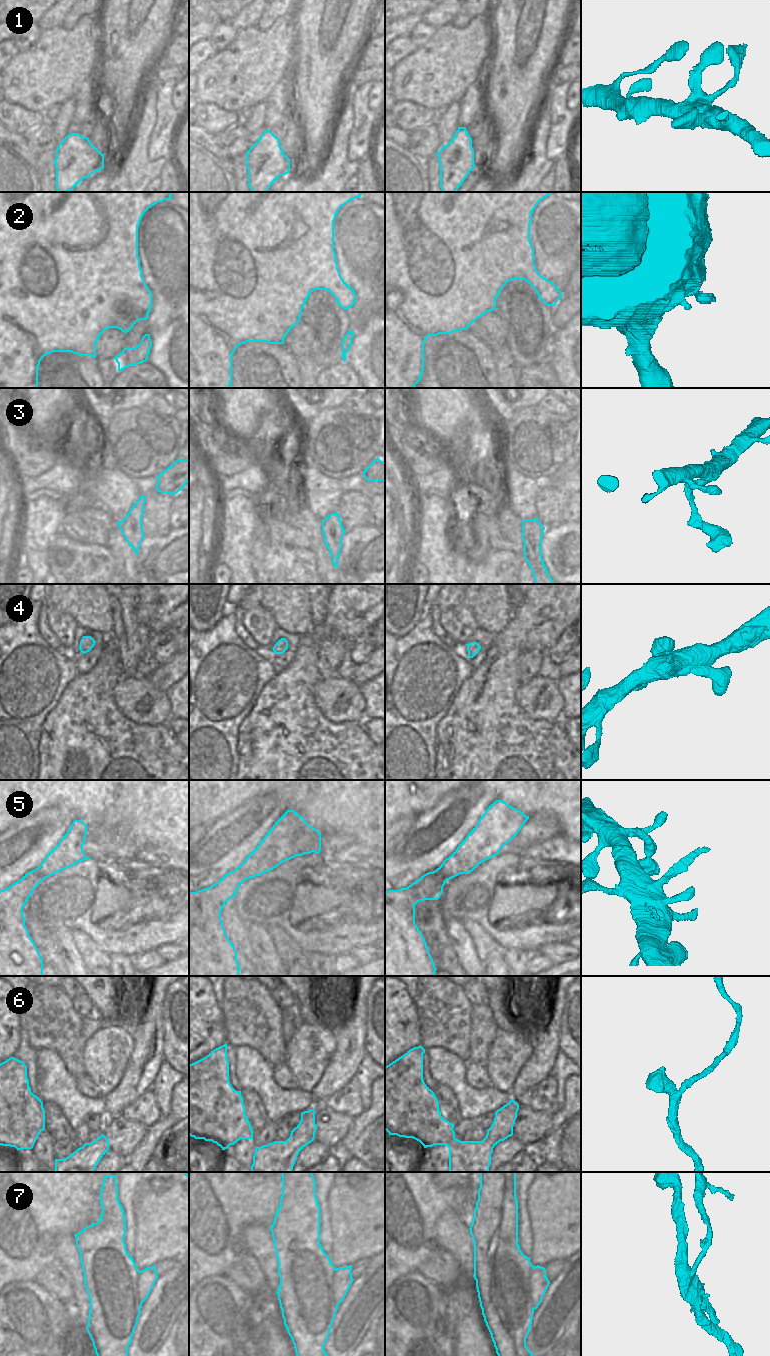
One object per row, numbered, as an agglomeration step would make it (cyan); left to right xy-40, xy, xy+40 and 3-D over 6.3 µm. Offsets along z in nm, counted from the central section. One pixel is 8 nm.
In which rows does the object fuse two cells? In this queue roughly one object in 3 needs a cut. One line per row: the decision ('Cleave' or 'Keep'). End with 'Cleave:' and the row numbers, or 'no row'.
1: Keep
2: Keep
3: Keep
4: Keep
5: Cleave
6: Keep
7: Cleave
Cleave: 5, 7

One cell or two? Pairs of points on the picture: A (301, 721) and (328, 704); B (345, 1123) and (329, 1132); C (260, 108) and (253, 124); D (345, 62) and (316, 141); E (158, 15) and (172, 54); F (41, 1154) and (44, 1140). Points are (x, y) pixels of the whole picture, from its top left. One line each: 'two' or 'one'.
A: two
B: one
C: one
D: one
E: two
F: one

